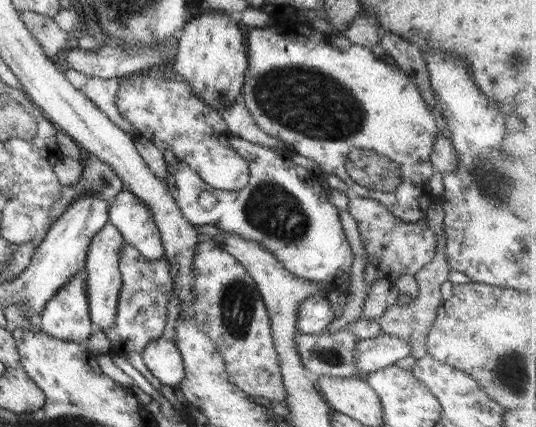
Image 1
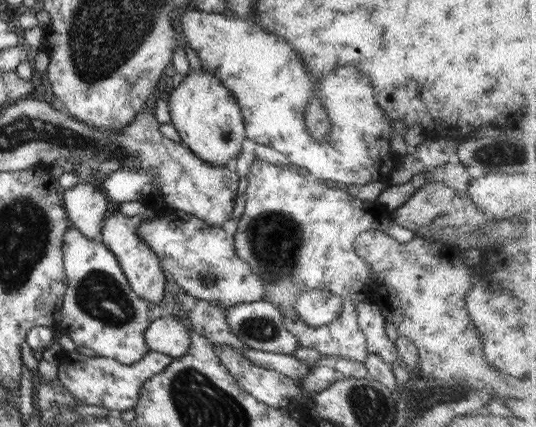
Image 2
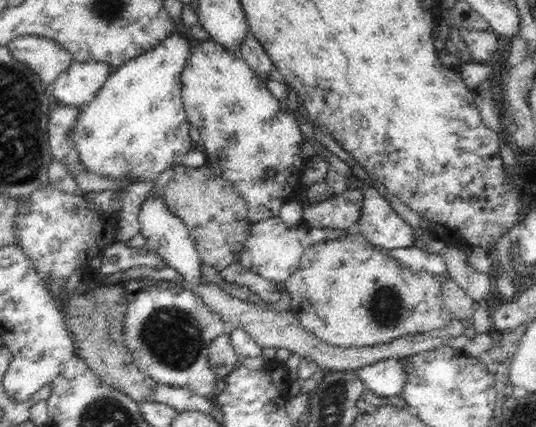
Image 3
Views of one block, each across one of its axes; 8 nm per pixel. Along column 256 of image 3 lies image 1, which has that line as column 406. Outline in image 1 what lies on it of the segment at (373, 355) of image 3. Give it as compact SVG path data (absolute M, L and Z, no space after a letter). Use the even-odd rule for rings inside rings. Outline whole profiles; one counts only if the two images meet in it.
M444 230L436 234L437 246L435 257L422 269L415 274L419 295L414 300L406 303L398 302L376 321L381 326L383 334L394 336L401 341L407 342L411 346L411 355L419 359L427 354L427 334L433 325L437 315L437 307L443 304L441 300L441 284L448 281L450 265L446 256L447 238Z

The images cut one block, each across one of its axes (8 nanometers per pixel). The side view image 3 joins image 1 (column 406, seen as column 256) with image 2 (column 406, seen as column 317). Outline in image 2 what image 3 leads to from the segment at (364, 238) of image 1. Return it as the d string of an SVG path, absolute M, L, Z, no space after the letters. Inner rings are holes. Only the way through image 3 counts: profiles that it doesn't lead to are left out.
M257 158L250 166L250 172L246 174L246 178L248 184L245 191L245 210L238 220L237 229L233 235L234 249L236 249L236 255L244 259L250 265L250 269L258 274L269 288L264 300L282 309L284 325L288 327L288 331L292 331L292 334L298 337L300 346L316 348L320 356L337 356L364 363L369 352L366 337L358 326L356 307L360 305L360 302L368 300L372 294L374 278L370 265L356 254L353 242L360 233L370 230L381 230L402 244L410 242L417 234L394 222L393 211L381 206L377 201L362 201L350 195L346 187L330 188L310 175L292 170L290 166L276 166ZM306 289L322 289L342 298L343 310L340 316L326 326L309 327L302 322L294 310L294 303L296 303L297 294L301 294Z

